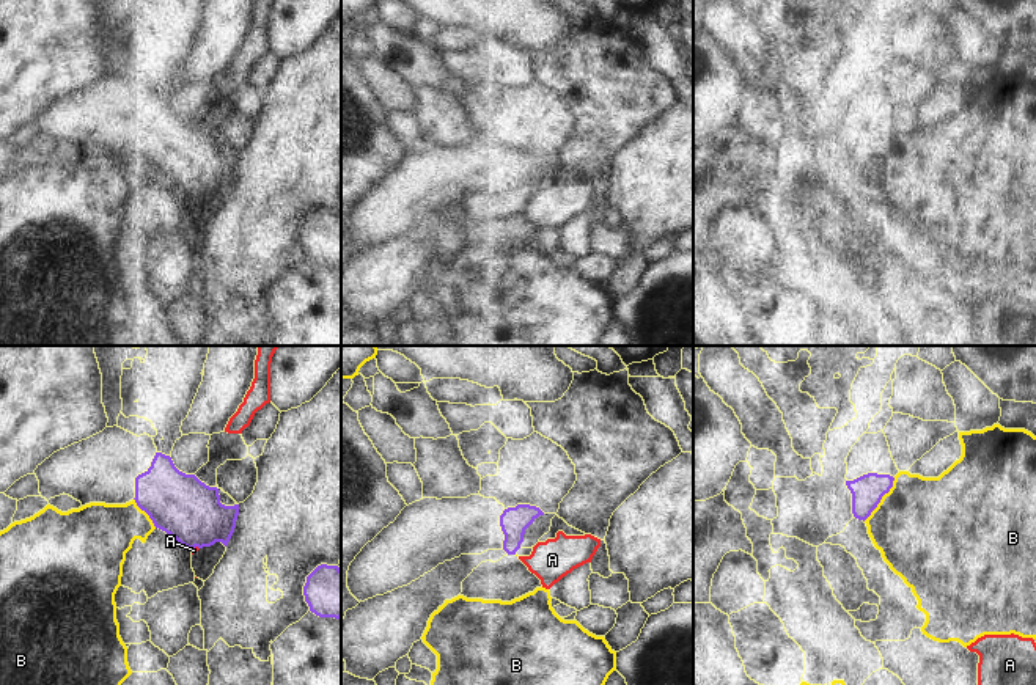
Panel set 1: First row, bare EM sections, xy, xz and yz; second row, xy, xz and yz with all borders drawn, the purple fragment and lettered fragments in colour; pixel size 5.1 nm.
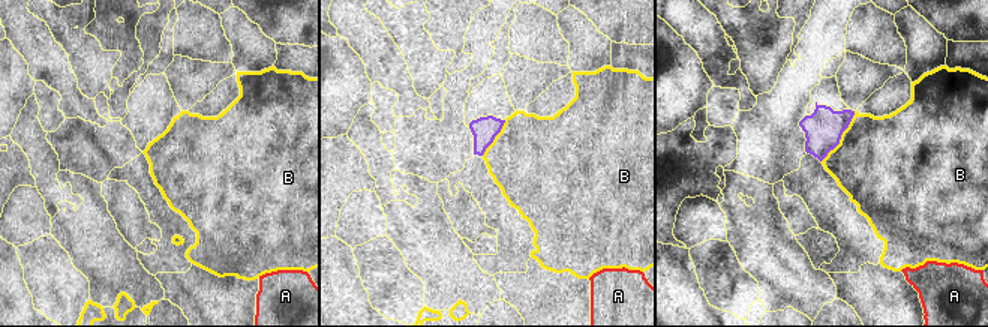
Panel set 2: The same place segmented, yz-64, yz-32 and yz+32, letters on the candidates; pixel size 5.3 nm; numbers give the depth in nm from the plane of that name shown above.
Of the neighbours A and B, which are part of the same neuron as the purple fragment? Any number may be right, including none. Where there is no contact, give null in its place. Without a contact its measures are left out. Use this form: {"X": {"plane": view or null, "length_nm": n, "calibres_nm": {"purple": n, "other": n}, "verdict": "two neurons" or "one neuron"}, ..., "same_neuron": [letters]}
{"A": {"plane": "xy", "length_nm": 50, "calibres_nm": {"purple": 320, "other": 30}, "verdict": "two neurons"}, "B": {"plane": "yz", "length_nm": 280, "calibres_nm": {"purple": 160, "other": 480}, "verdict": "two neurons"}, "same_neuron": []}

